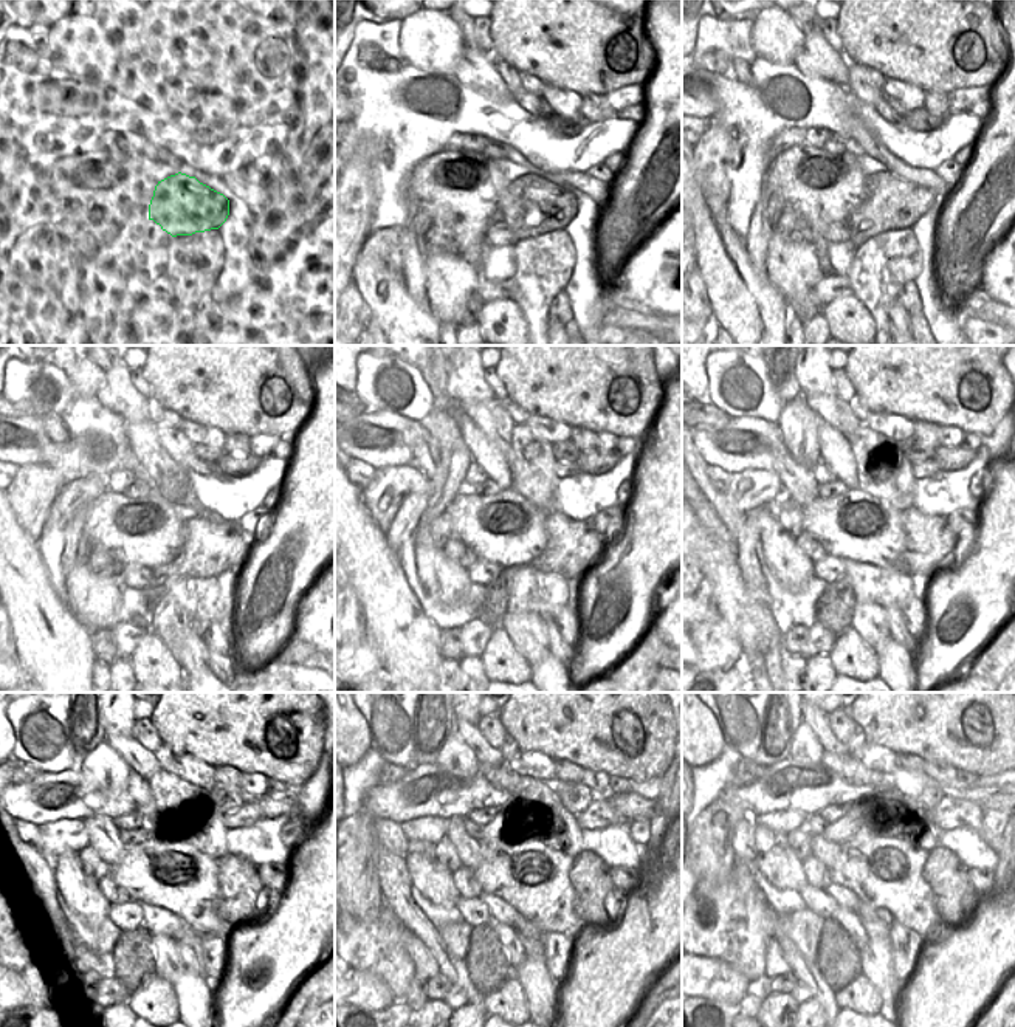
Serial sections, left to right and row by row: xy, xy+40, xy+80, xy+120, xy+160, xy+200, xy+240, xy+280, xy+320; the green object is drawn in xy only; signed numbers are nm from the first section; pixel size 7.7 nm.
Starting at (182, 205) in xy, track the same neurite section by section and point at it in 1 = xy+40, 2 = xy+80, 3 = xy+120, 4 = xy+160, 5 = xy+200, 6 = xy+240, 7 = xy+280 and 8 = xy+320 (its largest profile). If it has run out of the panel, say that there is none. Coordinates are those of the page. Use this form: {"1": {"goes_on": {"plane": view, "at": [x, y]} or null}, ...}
{"1": {"goes_on": {"plane": "xy+40", "at": [530, 205]}}, "2": {"goes_on": {"plane": "xy+80", "at": [890, 203]}}, "3": {"goes_on": {"plane": "xy+120", "at": [209, 549]}}, "4": {"goes_on": {"plane": "xy+160", "at": [574, 547]}}, "5": {"goes_on": {"plane": "xy+200", "at": [932, 546]}}, "6": {"goes_on": {"plane": "xy+240", "at": [240, 891]}}, "7": {"goes_on": {"plane": "xy+280", "at": [597, 900]}}, "8": {"goes_on": {"plane": "xy+320", "at": [955, 899]}}}

